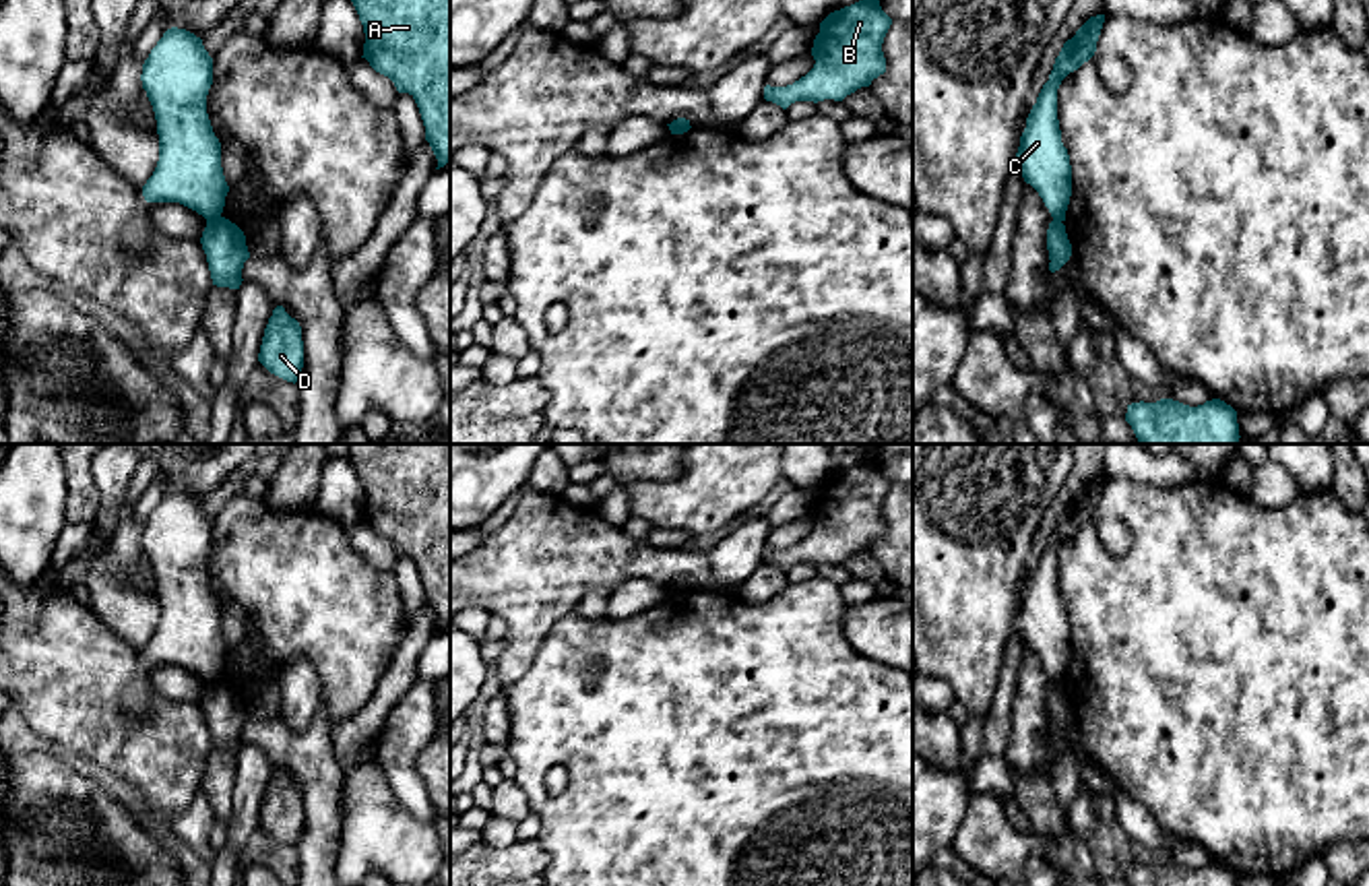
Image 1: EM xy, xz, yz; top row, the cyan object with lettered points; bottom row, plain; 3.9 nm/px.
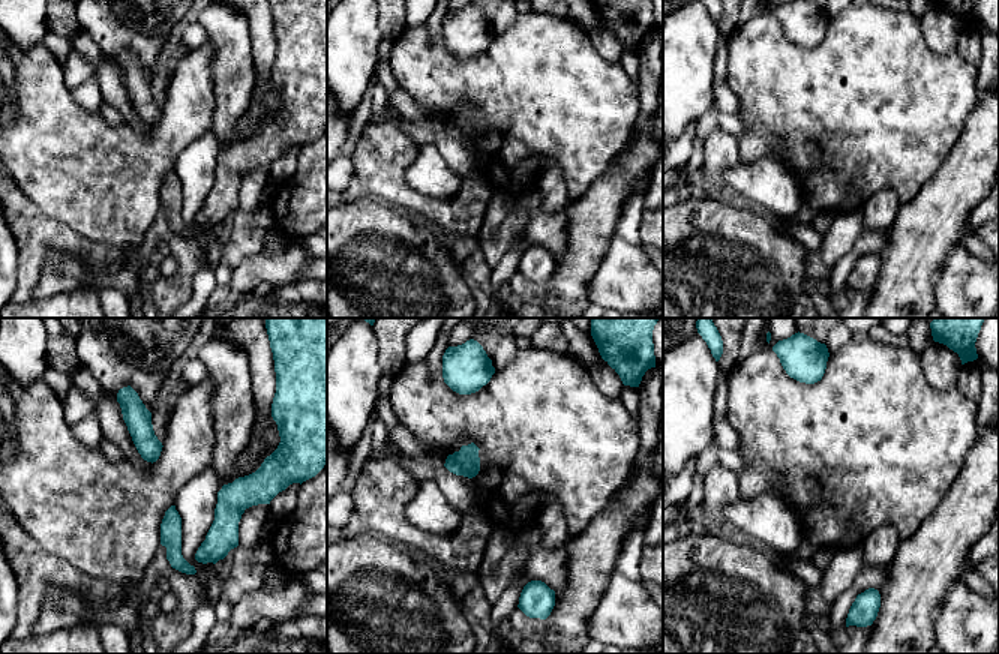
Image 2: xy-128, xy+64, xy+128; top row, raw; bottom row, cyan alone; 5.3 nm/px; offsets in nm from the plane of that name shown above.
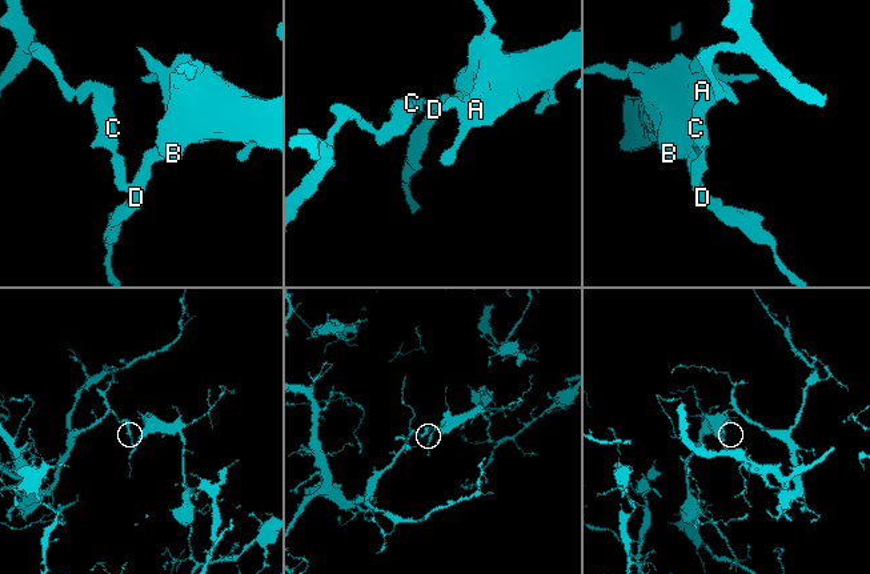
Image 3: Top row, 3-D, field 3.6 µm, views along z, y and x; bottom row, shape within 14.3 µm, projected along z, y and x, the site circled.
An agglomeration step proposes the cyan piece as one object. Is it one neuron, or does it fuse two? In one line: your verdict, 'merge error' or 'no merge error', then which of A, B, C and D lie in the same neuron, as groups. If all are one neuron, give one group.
merge error; groups A B D / C

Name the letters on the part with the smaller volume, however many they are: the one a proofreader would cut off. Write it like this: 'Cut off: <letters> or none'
Cut off: A, B, D

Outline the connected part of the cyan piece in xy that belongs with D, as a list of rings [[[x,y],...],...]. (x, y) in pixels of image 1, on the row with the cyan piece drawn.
[[[283,306],[273,310],[264,328],[258,361],[275,376],[297,382],[304,368],[301,326]]]

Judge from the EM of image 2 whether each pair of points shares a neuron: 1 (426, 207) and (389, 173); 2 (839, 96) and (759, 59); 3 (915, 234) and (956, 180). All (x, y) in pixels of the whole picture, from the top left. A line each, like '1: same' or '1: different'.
1: same
2: same
3: same

